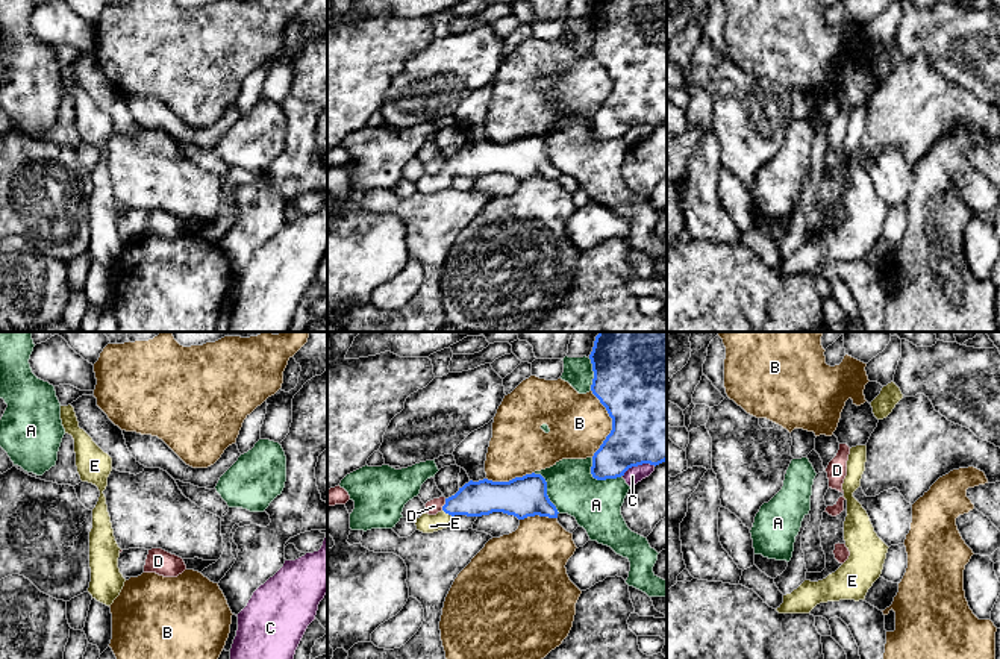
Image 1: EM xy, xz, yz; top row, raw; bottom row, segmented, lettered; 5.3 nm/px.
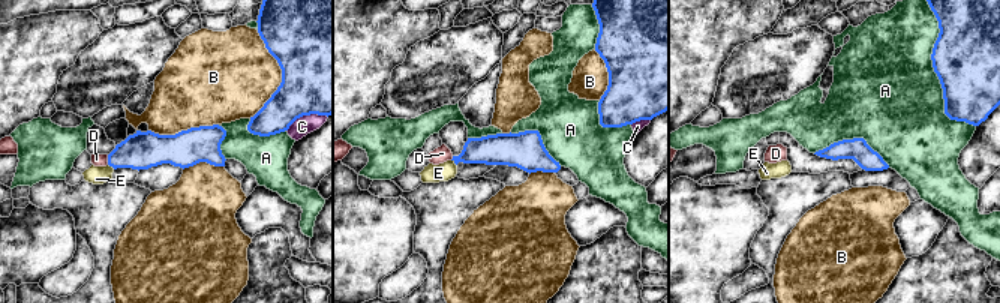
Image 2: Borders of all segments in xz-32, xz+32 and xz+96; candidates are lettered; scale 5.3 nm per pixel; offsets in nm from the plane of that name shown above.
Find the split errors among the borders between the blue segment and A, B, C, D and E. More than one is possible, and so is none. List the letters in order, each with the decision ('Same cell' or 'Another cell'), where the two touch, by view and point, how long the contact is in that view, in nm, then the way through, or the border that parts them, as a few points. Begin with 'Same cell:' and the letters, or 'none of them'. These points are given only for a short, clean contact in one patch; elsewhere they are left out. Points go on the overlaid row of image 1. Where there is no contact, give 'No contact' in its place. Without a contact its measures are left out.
Same cell: E
A: Another cell. Touches blue at xz (599, 479). Shared border 190 nm
B: Another cell. Touches blue at xz (612, 423). Shared border 360 nm
C: Another cell. Touches blue at xz (638, 464). Shared border 190 nm
D: Another cell. Touches blue at xz (444, 505). Shared border 70 nm. Boundary: xz (446, 499), (441, 509)
E: Same cell. Touches blue at xz (447, 512). Shared border 70 nm. Path across: xz (474, 499), (455, 505), (447, 512), (438, 521), (426, 523)

